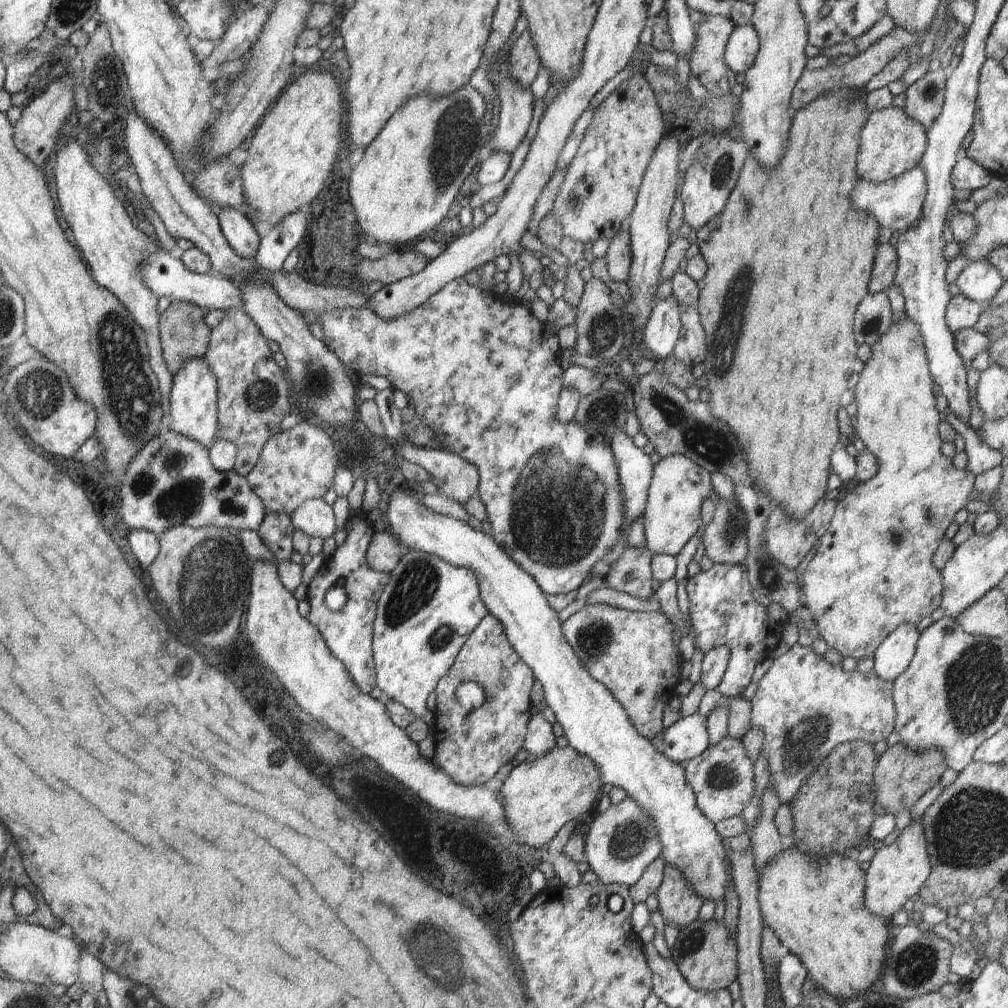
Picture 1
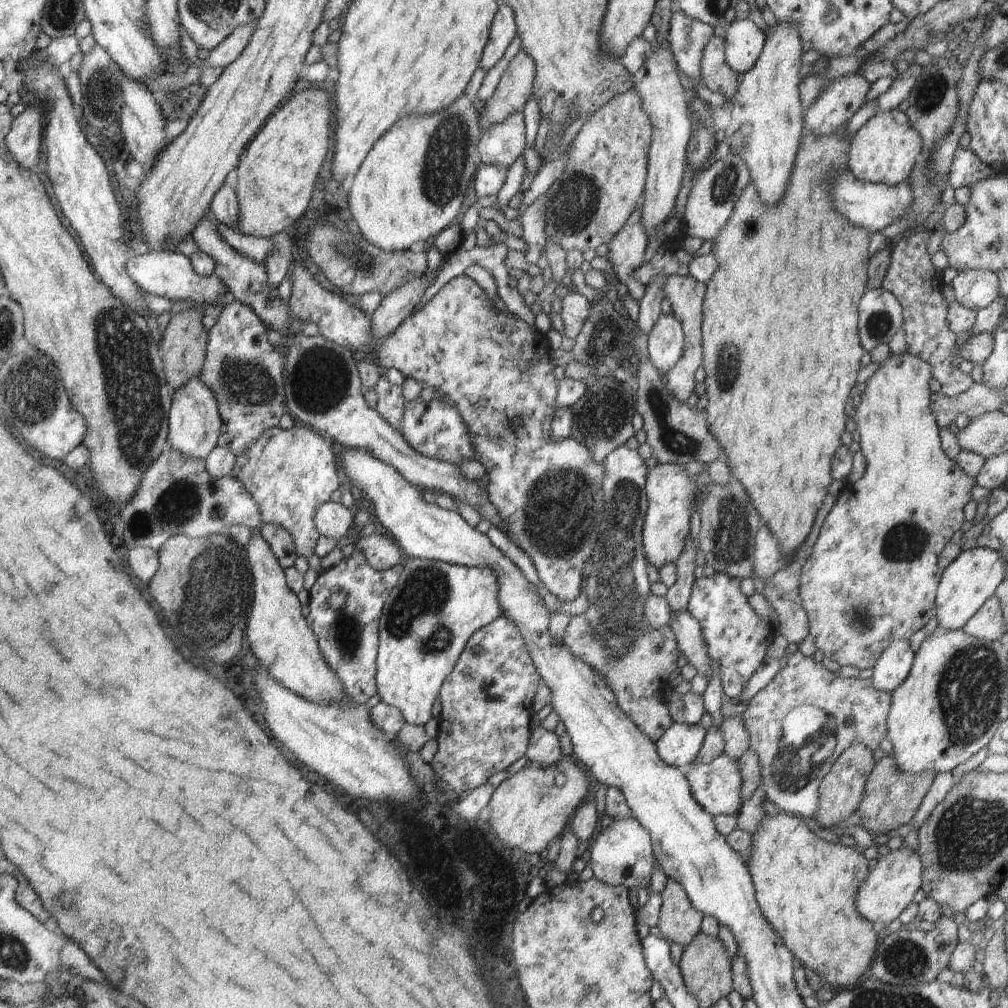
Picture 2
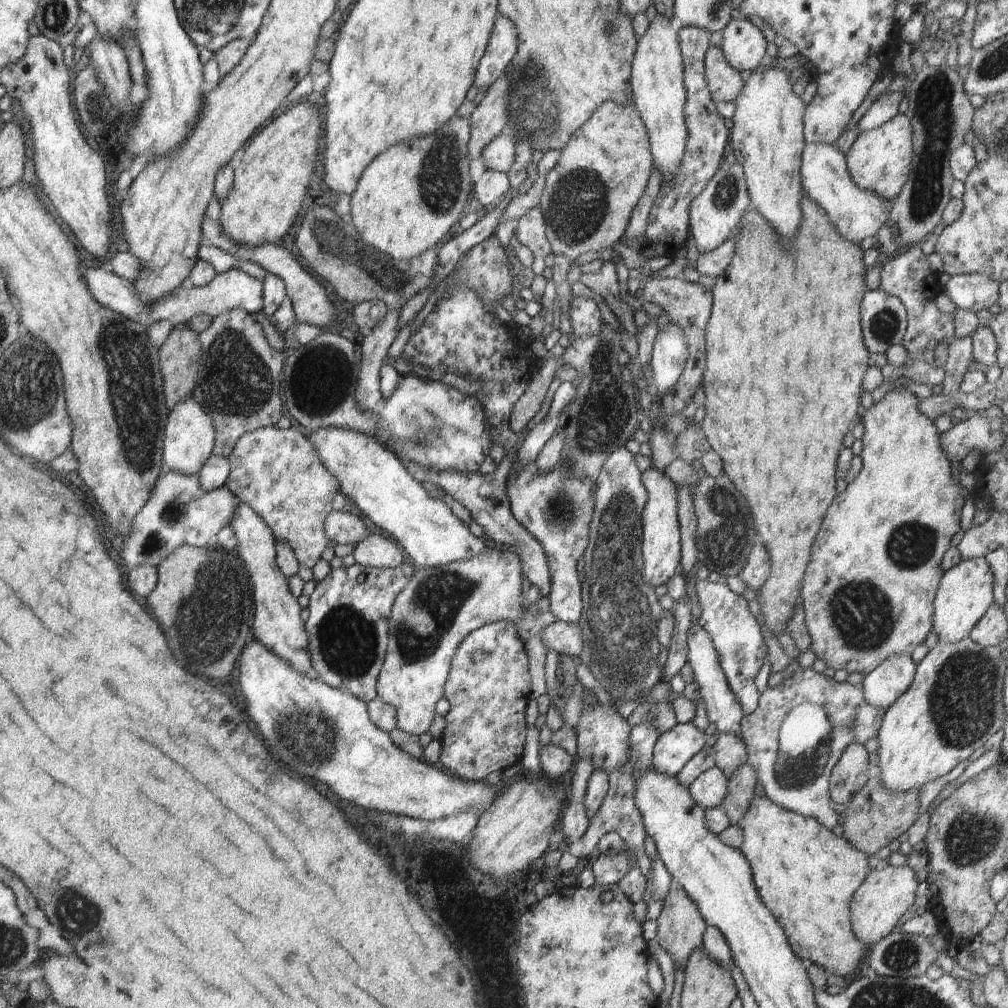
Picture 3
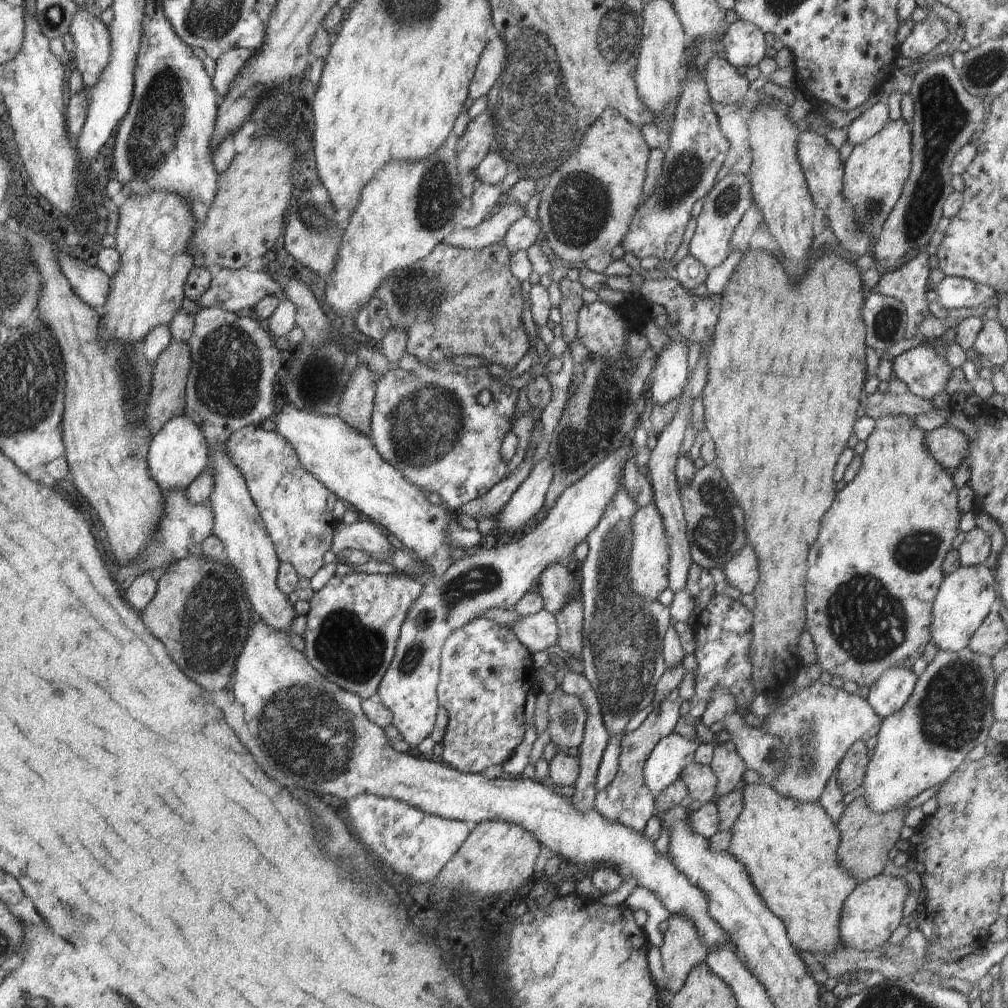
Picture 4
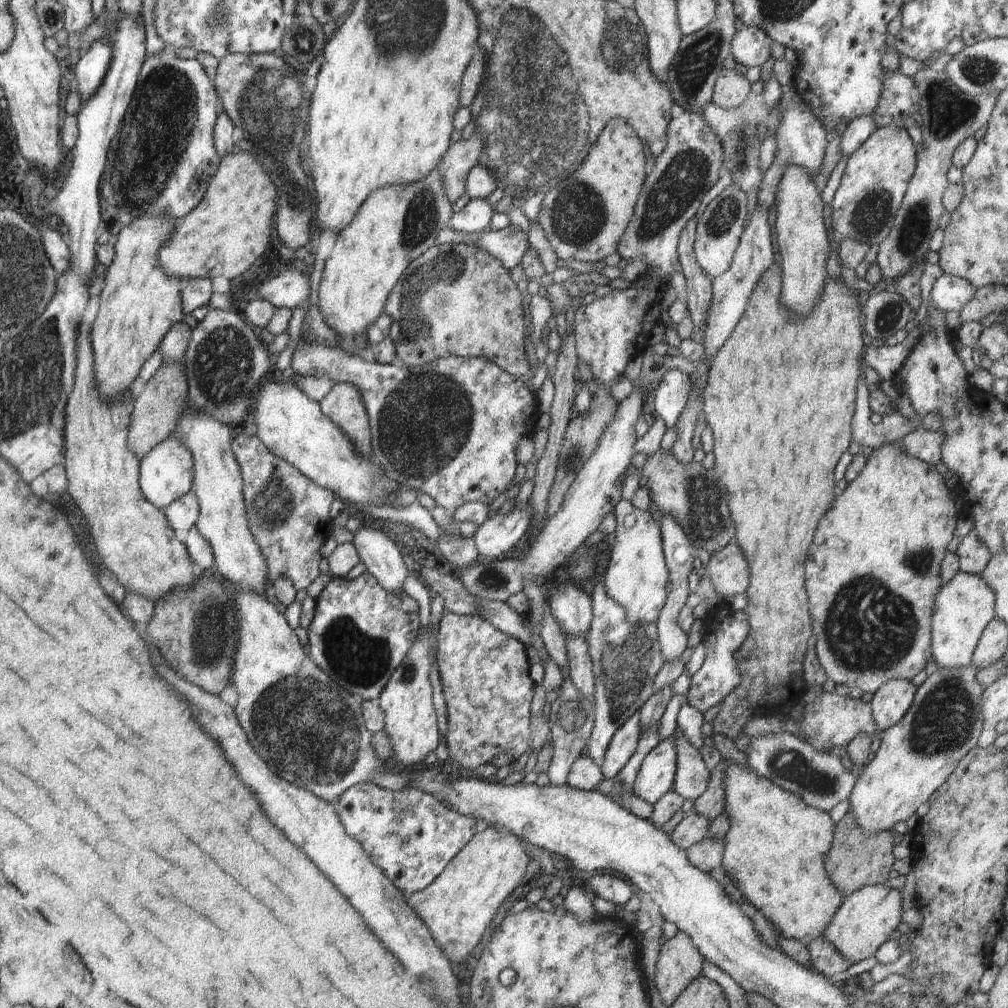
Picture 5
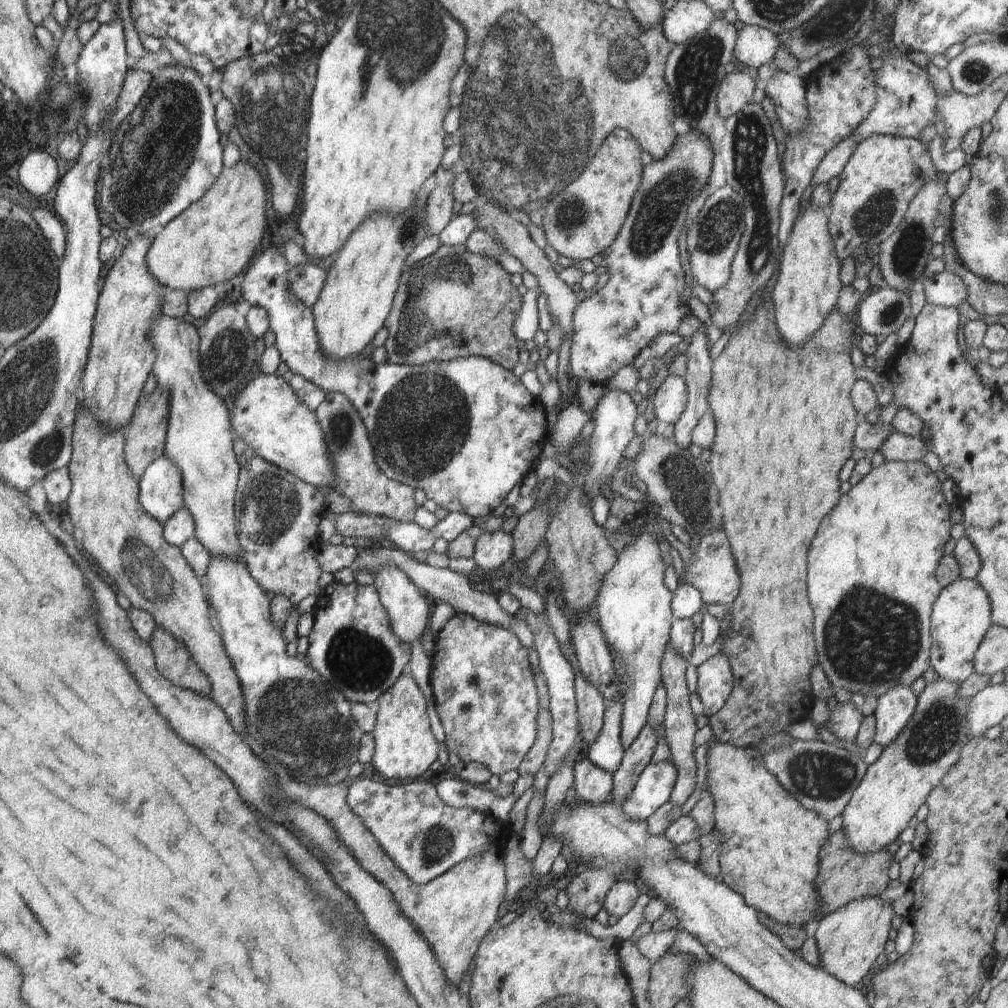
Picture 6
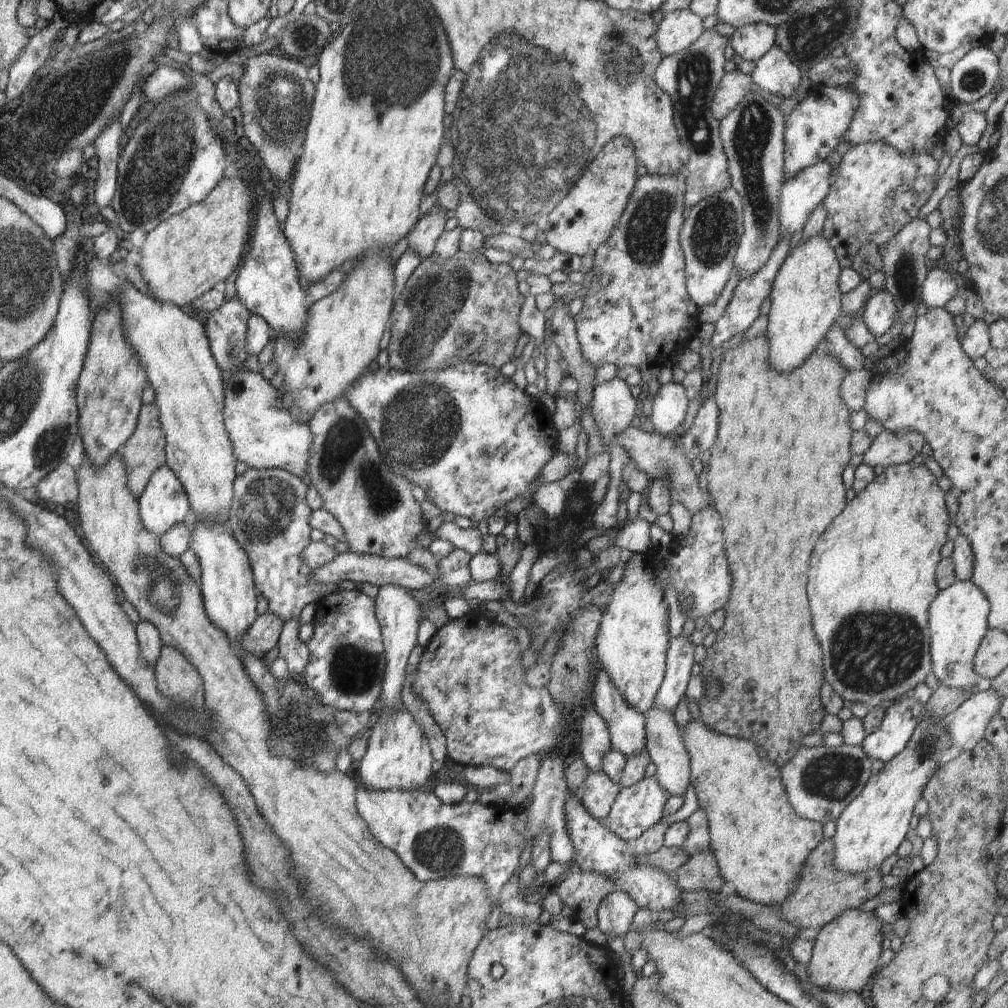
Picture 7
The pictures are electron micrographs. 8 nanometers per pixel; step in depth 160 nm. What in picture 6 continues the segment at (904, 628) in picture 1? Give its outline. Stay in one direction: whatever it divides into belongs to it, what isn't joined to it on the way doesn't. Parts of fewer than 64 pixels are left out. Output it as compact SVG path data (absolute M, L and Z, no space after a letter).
M898 685L878 697L873 740L882 746L889 745L902 732L916 710L917 696L911 687Z

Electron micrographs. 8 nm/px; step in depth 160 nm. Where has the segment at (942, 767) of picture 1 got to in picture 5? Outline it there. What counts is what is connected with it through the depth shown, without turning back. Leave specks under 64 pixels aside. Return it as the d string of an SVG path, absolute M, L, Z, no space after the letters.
M849 810L843 818L835 824L833 835L834 840L825 858L824 866L832 884L837 888L837 891L843 892L843 898L868 885L886 884L886 880L889 878L888 874L890 874L892 864L894 864L895 861L894 855L892 855L892 850L895 847L892 841L894 839L893 830L867 833L856 822L854 815Z

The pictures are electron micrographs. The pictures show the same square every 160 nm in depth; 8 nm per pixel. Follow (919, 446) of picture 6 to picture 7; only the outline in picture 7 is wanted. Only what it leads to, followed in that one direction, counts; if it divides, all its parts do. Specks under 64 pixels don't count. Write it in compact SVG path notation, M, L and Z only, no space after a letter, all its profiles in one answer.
M884 429L864 453L863 462L872 468L882 466L885 469L906 463L911 464L915 455L915 450L902 436Z

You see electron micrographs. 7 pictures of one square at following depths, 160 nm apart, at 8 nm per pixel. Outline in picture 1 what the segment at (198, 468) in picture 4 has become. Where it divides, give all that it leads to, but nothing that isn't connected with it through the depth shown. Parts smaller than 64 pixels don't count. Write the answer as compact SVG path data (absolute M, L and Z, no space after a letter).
M194 357L173 376L170 401L170 430L191 438L209 449L218 430L217 382L203 357Z

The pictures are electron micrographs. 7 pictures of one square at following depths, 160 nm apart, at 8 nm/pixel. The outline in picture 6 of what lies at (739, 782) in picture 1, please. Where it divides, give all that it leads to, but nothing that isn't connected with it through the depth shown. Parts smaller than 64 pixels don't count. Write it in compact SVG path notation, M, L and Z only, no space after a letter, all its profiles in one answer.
M668 641L665 651L663 652L660 668L661 683L665 686L667 692L667 705L663 725L667 742L671 752L671 761L677 768L677 779L673 791L671 792L672 804L681 807L694 789L696 788L696 763L694 760L694 734L699 729L696 726L696 716L691 711L689 705L689 690L686 686L685 670L689 666L685 658L671 645Z

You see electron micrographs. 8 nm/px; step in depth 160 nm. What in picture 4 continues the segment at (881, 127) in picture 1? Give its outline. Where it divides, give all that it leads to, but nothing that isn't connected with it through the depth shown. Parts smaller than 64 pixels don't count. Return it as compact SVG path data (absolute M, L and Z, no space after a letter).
M902 118L889 120L866 142L854 145L843 164L843 197L853 208L855 223L870 239L880 236L884 221L902 194L911 171L911 130Z

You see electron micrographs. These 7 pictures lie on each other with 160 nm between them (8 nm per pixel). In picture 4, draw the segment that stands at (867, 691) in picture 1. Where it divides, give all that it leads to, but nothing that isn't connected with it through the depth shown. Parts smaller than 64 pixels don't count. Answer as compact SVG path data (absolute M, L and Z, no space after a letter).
M815 681L810 686L795 688L786 699L775 698L777 703L766 717L762 717L759 730L767 735L778 737L784 747L787 759L783 771L773 778L769 785L780 795L790 797L803 803L816 803L828 782L834 774L846 751L856 741L867 741L877 736L882 719L874 712L868 701L858 693L850 694L843 688L834 687L828 683Z

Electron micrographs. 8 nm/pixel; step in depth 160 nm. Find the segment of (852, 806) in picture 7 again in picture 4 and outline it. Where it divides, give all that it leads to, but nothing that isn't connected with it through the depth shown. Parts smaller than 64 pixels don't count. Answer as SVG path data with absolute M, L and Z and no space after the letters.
M969 646L961 651L939 650L924 672L917 677L916 686L906 704L882 720L877 734L875 752L867 764L859 793L872 812L885 813L906 803L927 788L942 784L962 764L970 750L986 742L994 724L992 695L997 674L991 658L976 654Z

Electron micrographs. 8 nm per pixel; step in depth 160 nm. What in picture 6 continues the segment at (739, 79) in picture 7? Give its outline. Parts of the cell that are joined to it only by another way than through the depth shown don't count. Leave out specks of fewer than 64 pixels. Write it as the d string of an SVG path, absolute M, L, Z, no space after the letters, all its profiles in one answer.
M737 70L726 73L719 82L717 92L717 112L720 116L728 118L738 114L746 104L753 102L754 90L758 83L748 75Z

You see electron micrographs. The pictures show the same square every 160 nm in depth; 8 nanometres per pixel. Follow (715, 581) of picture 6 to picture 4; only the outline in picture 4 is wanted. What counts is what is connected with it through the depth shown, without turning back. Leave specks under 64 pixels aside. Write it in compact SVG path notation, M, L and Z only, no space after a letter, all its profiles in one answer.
M748 544L737 552L722 568L726 582L743 594L752 594L759 579L758 560L754 548Z

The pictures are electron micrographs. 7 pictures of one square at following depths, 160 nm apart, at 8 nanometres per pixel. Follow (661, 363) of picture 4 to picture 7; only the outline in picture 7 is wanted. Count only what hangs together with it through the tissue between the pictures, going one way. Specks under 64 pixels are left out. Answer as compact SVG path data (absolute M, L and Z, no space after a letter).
M672 380L665 385L660 385L653 398L653 409L649 418L655 432L673 437L676 428L683 424L686 418L689 401L686 397L686 389L682 384Z

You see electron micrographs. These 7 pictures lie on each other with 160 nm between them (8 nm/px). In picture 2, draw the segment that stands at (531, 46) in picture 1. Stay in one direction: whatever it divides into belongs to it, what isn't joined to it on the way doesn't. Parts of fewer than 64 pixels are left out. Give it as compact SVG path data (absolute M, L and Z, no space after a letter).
M521 48L510 61L496 90L480 112L479 122L483 130L486 126L502 122L513 112L523 112L528 98L532 96L536 73L534 61Z

